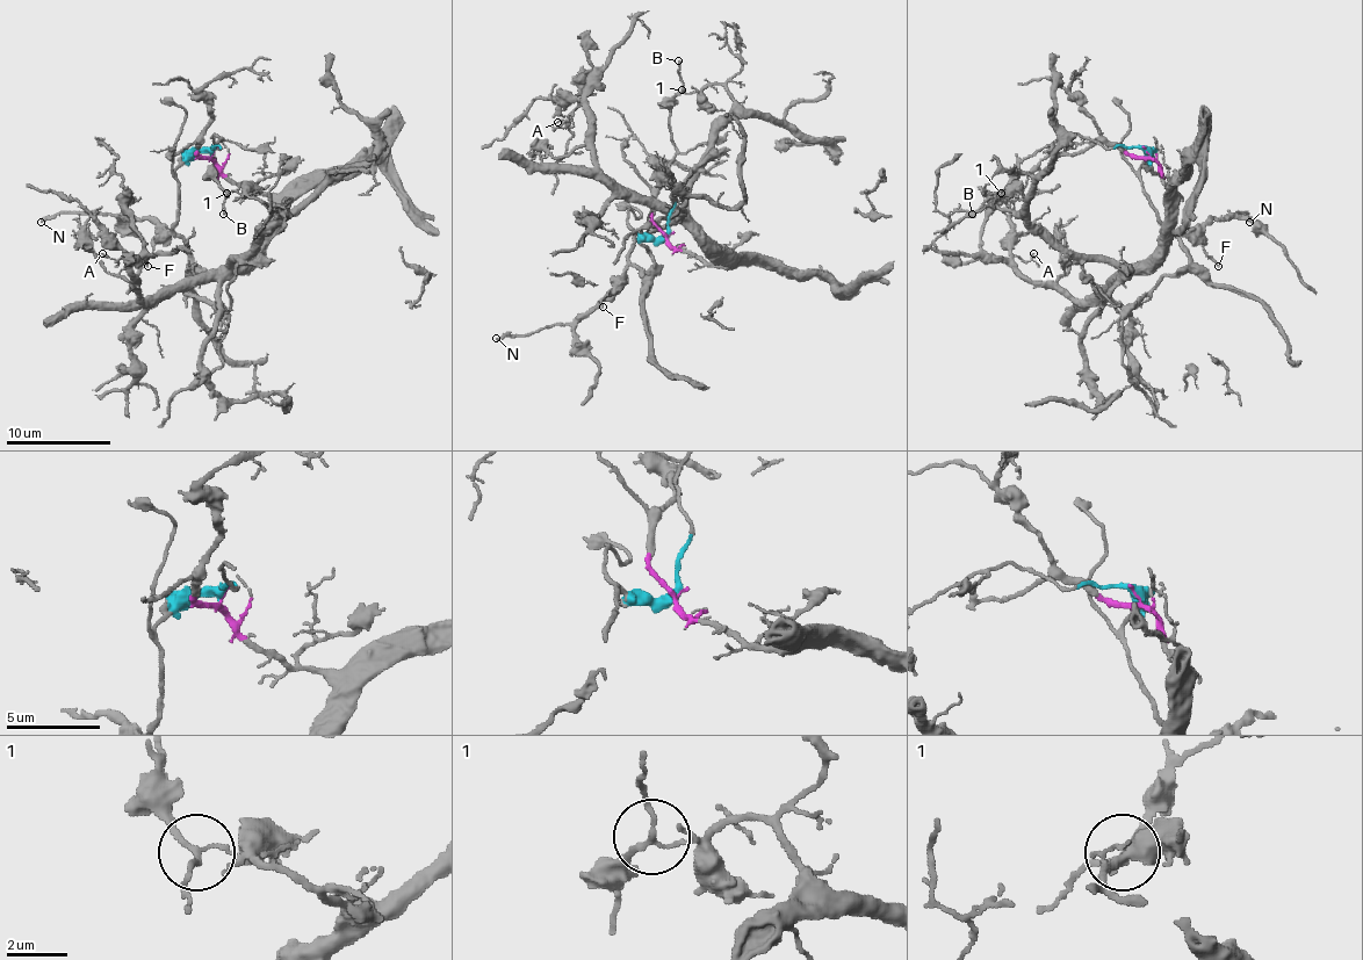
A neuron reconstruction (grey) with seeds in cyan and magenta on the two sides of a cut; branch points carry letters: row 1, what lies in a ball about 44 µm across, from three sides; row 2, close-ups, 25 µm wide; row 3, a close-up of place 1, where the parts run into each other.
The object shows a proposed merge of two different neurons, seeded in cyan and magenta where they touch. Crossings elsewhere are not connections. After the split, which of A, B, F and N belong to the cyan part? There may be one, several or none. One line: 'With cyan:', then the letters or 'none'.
With cyan: B, F, N

